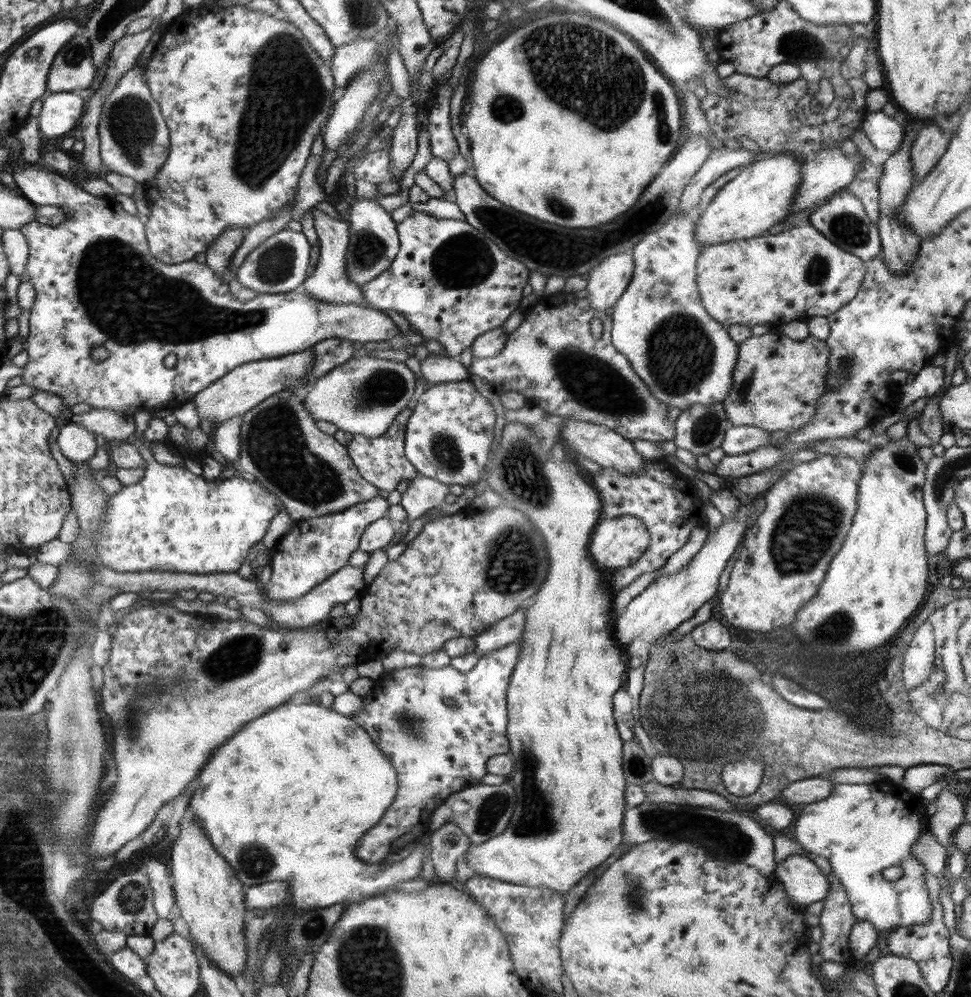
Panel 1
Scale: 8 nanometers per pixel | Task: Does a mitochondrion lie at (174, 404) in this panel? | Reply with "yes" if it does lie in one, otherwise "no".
no

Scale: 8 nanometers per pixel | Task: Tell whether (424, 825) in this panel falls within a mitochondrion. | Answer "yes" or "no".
no

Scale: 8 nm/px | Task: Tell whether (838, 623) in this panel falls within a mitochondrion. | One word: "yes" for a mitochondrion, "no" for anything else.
yes

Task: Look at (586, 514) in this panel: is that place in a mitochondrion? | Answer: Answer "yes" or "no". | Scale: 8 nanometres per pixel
no

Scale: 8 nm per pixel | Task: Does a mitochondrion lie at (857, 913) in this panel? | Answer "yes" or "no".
no

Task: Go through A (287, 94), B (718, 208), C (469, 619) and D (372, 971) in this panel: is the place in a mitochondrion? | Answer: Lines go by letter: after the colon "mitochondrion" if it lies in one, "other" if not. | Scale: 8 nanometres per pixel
A: mitochondrion
B: other
C: other
D: mitochondrion

